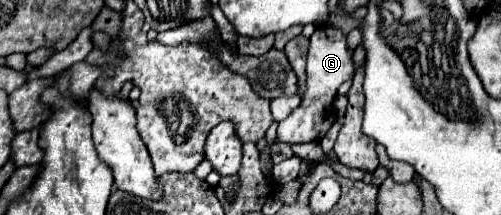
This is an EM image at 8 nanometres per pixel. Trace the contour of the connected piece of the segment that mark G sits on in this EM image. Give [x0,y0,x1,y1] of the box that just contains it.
[277,24,353,144]

